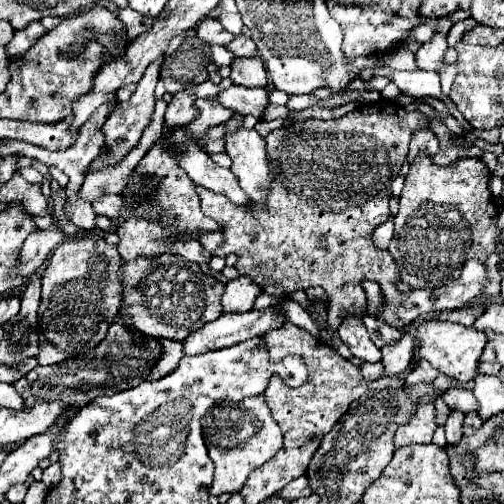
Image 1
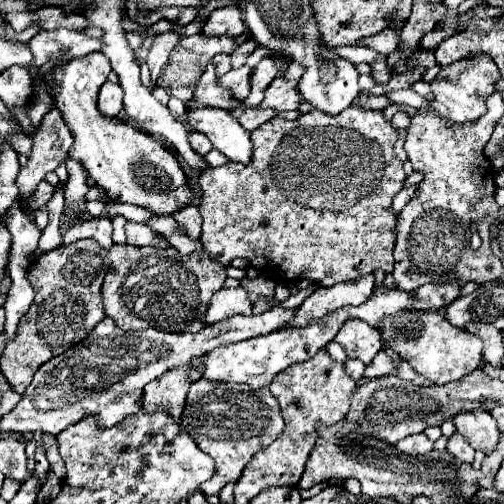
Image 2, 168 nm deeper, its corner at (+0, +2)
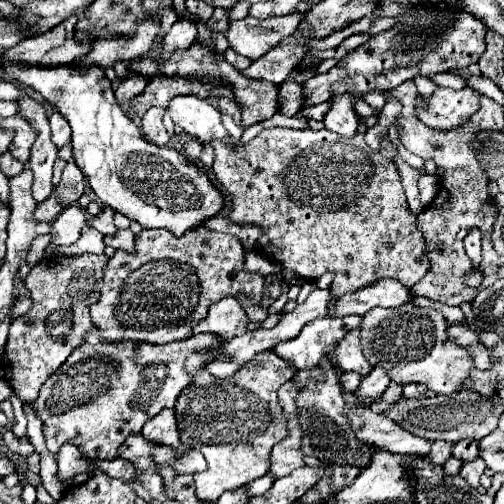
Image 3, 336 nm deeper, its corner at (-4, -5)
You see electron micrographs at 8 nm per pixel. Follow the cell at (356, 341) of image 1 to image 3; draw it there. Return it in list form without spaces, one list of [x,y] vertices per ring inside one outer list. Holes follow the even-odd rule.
[[[351,330],[335,348],[337,366],[343,372],[357,372],[359,376],[367,376],[371,372],[371,364],[365,360],[361,352],[359,330]]]

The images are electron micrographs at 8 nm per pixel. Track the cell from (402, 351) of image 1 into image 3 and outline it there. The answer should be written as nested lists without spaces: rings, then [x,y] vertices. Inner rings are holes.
[[[373,368],[365,378],[361,378],[361,384],[355,394],[365,404],[371,404],[381,398],[381,394],[385,392],[387,386],[389,386],[389,380],[387,380],[387,374],[383,372],[383,368]]]

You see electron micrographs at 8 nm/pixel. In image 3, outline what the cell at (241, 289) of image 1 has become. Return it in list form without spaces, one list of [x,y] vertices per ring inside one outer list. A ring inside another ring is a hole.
[[[223,298],[209,308],[207,316],[193,328],[193,334],[207,332],[219,340],[231,340],[231,336],[241,336],[247,324],[247,314],[239,302],[235,298]]]

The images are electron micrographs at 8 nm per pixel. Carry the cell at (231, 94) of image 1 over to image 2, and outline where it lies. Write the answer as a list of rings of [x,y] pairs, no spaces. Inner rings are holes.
[[[275,79],[267,89],[265,89],[265,99],[257,105],[261,109],[275,109],[277,113],[283,113],[283,111],[293,111],[299,107],[299,101],[301,101],[301,95],[299,95],[299,89],[297,89],[297,81],[287,81],[287,79]]]

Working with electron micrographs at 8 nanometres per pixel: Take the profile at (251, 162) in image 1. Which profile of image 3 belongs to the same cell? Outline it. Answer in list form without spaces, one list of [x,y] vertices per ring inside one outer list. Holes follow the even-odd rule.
[[[175,96],[167,108],[171,112],[171,120],[201,142],[209,142],[215,138],[231,142],[229,132],[221,124],[223,114],[207,100],[201,100],[197,96]]]

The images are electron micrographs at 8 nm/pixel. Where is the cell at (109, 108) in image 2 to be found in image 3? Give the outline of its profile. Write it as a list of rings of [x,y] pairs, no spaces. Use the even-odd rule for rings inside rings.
[[[127,76],[127,78],[117,86],[115,98],[117,98],[119,102],[123,102],[123,100],[129,100],[131,96],[139,96],[139,94],[145,90],[147,82],[149,82],[149,78],[145,78],[145,76]]]

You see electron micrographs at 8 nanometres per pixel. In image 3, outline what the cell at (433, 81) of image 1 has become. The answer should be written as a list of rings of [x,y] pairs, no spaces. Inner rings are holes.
[[[343,80],[341,84],[335,86],[335,96],[331,98],[333,106],[323,120],[325,128],[329,128],[331,132],[337,132],[343,138],[351,138],[359,126],[359,120],[357,120],[355,108],[353,108],[355,96],[347,94],[349,84],[351,84],[351,80]]]

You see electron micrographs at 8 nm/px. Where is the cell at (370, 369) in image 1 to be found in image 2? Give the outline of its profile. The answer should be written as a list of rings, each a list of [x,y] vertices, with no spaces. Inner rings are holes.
[[[349,359],[347,363],[345,363],[345,371],[347,371],[347,375],[349,377],[355,379],[355,381],[359,381],[359,379],[363,379],[363,374],[366,369],[365,363],[358,359]]]

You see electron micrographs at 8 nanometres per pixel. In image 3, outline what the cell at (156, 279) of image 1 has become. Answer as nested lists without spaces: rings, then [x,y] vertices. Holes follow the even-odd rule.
[[[197,228],[181,238],[175,238],[167,230],[141,230],[141,234],[135,238],[133,252],[115,250],[113,258],[109,258],[101,298],[91,306],[91,322],[101,330],[101,340],[143,340],[151,344],[183,340],[191,336],[193,326],[207,316],[209,306],[225,296],[253,298],[253,306],[261,302],[265,278],[259,272],[247,272],[243,264],[245,250],[231,234]]]

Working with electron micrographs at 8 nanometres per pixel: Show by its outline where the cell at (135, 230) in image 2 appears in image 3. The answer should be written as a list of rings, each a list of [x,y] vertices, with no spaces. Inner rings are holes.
[[[117,230],[115,234],[105,236],[105,244],[125,250],[125,252],[131,252],[131,248],[135,248],[135,236],[131,230]]]

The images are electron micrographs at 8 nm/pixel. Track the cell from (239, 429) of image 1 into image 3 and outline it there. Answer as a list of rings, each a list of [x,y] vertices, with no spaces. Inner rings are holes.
[[[269,350],[249,360],[235,376],[219,380],[205,372],[205,362],[215,358],[219,356],[213,352],[197,352],[185,360],[185,372],[193,378],[193,384],[179,394],[173,408],[181,442],[199,450],[207,460],[207,470],[193,474],[195,494],[207,502],[217,502],[223,492],[269,472],[271,448],[287,436],[287,418],[277,400],[277,390],[293,376],[293,370]]]

